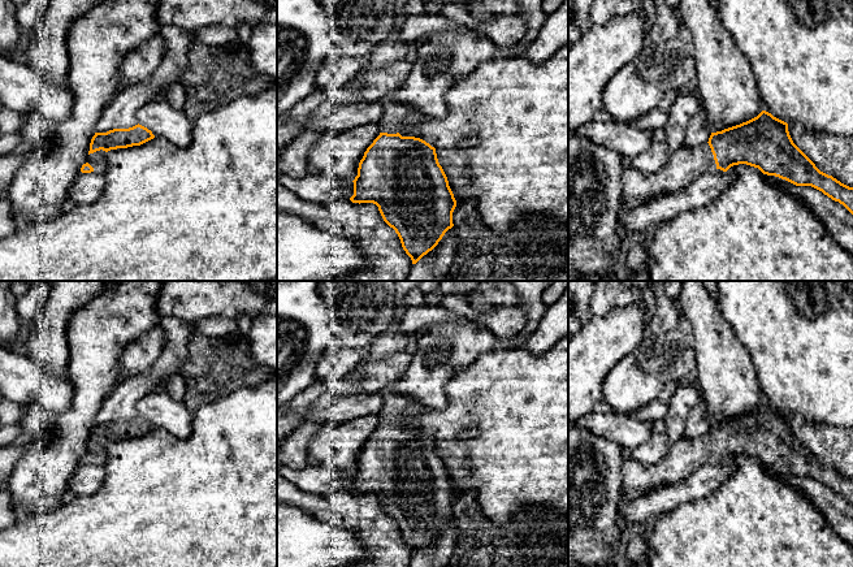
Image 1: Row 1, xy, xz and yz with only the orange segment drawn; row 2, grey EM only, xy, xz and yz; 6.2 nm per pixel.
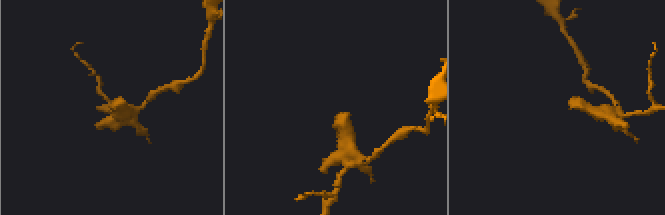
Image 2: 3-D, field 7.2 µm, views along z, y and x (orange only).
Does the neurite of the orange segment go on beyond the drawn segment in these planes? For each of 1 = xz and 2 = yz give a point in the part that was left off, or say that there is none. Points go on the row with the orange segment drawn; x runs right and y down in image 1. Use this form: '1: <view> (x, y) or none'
1: xz (397, 116)
2: yz (685, 164)

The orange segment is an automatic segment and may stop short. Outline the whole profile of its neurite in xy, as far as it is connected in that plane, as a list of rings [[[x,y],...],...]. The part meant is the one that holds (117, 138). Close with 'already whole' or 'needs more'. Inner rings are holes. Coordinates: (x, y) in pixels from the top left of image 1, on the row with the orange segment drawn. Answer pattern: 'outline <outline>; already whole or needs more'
outline [[[135,125],[129,129],[113,129],[107,133],[95,133],[90,143],[88,161],[82,165],[82,173],[107,172],[105,153],[111,150],[127,148],[140,146],[155,135],[151,130],[142,125]]]; needs more

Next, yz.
outline [[[766,111],[746,122],[711,133],[702,146],[679,148],[657,173],[642,173],[632,166],[624,169],[622,212],[658,195],[685,189],[705,173],[727,172],[739,164],[758,168],[763,174],[796,186],[811,186],[853,215],[853,187],[820,172],[793,143],[788,124]]]; needs more

